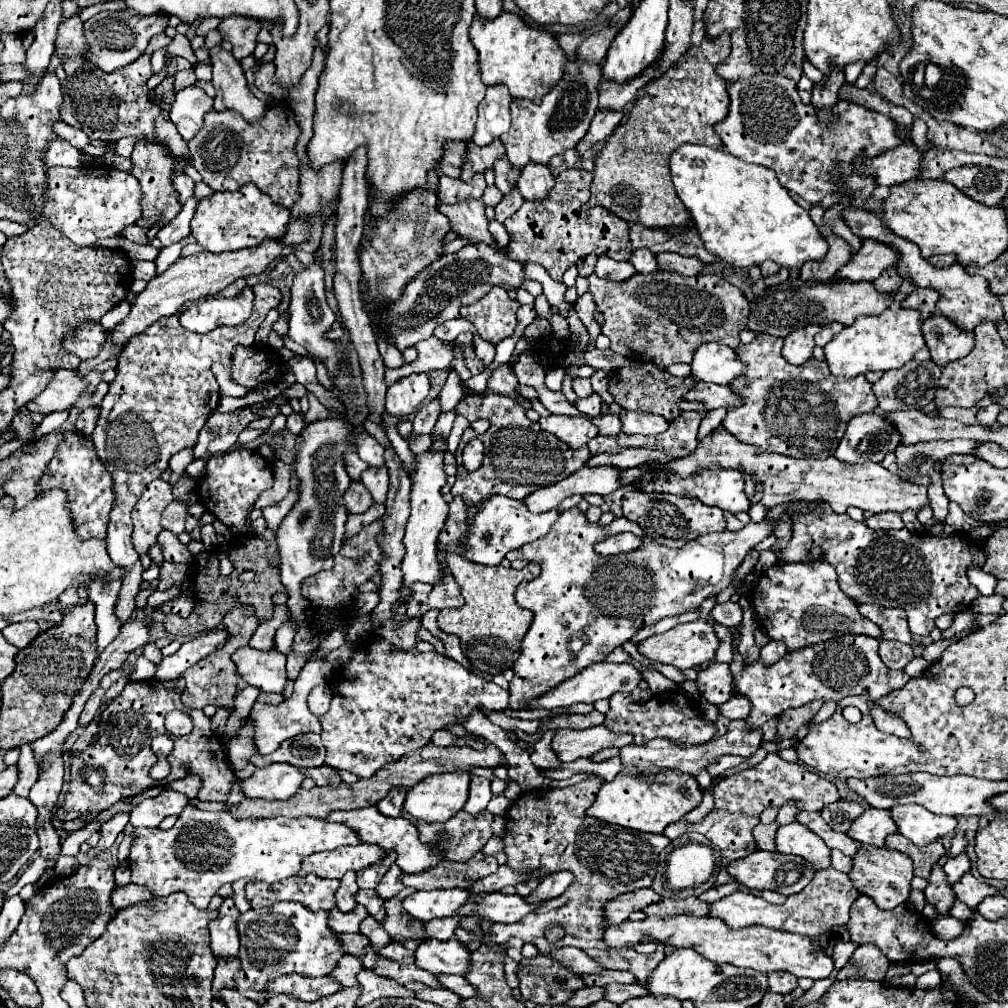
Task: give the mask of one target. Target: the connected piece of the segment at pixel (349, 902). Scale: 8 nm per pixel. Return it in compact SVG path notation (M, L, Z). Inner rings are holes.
M356 872L344 874L344 878L340 880L340 888L336 890L336 908L340 912L350 912L356 906L356 900L354 900L356 892L358 892Z

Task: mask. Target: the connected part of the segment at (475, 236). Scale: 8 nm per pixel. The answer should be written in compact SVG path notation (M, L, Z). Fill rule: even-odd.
M466 198L458 204L440 204L438 210L450 218L452 230L458 232L468 242L486 242L492 248L496 248L496 242L492 240L488 232L488 218L484 214L484 202L476 198Z

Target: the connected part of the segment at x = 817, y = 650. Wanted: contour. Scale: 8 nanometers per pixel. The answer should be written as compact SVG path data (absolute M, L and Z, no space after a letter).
M846 634L836 640L788 652L780 662L774 662L772 666L760 660L746 664L742 672L734 678L736 692L746 696L752 704L746 726L760 728L770 718L778 718L784 710L804 706L818 698L840 702L846 696L868 694L870 700L876 702L884 694L898 690L908 682L910 676L902 670L888 670L878 656L878 644L880 640L876 638Z

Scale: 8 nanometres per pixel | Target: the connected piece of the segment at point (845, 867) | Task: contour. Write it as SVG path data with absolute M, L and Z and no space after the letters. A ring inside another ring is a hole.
M832 850L830 856L832 856L832 868L836 868L838 872L850 872L852 870L852 858L842 854L840 850Z

